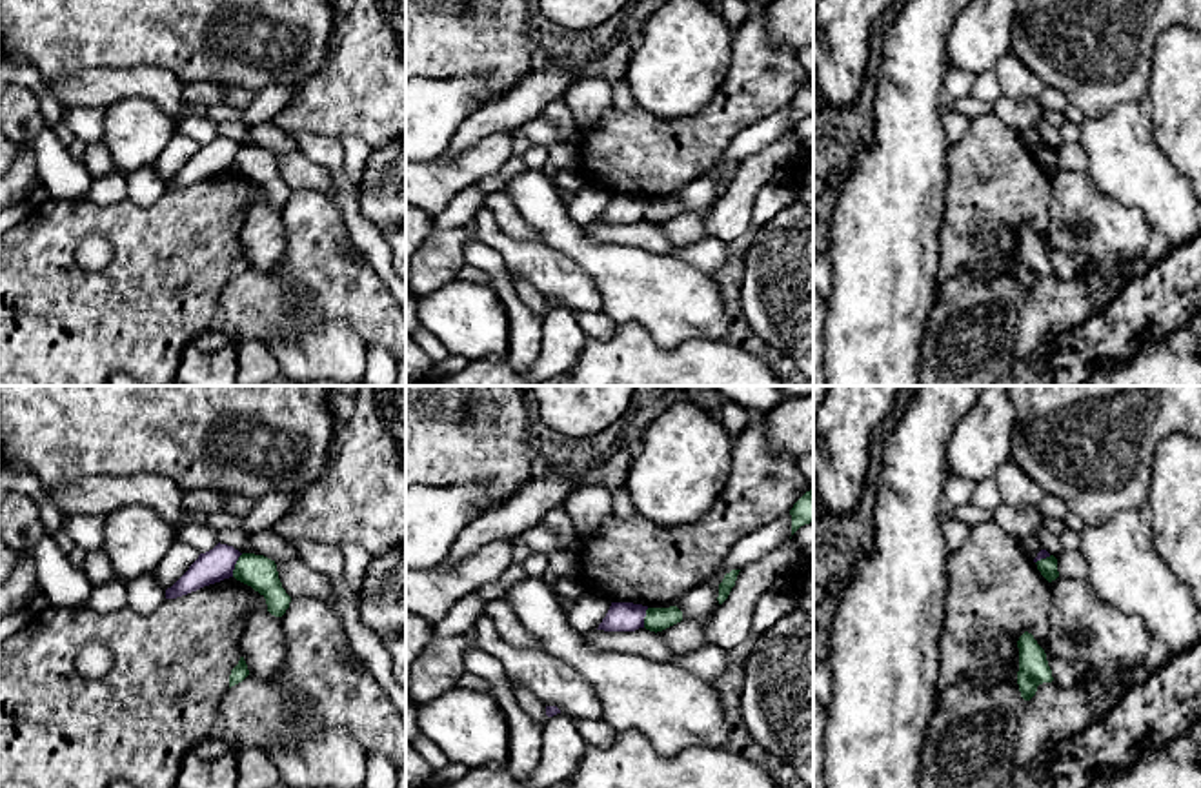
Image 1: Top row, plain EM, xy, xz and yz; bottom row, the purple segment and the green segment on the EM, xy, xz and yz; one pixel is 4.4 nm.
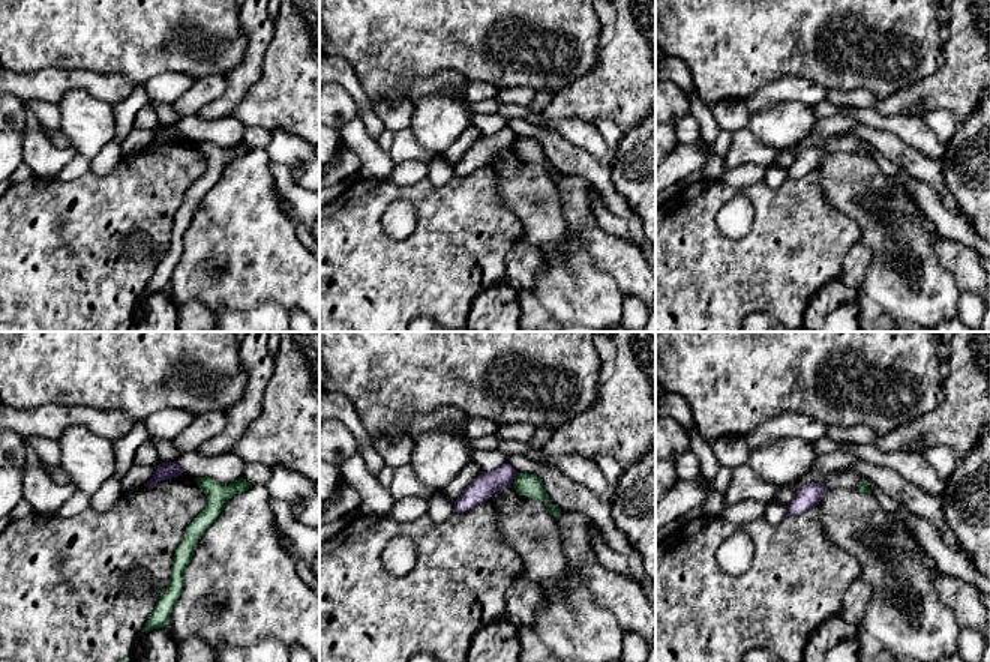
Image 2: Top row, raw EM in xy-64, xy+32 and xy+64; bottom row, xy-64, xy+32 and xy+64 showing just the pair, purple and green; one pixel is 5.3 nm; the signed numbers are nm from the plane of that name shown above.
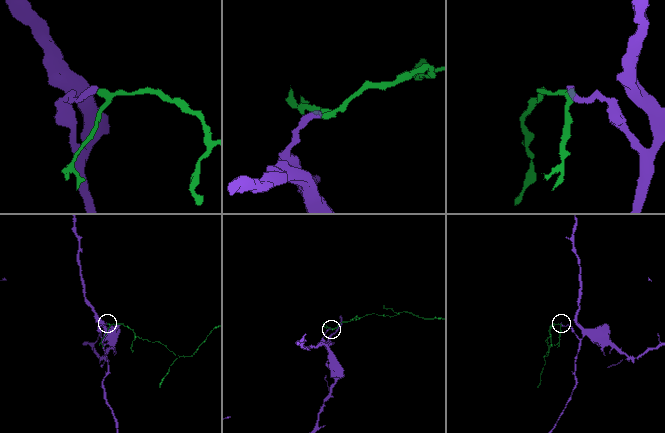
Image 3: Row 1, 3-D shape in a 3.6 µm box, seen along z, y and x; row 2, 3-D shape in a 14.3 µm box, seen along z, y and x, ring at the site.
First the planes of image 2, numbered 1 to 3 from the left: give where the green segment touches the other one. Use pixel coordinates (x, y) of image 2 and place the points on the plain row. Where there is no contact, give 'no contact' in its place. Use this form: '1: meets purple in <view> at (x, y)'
1: no contact
2: meets purple in xy+32 at (515, 140)
3: no contact

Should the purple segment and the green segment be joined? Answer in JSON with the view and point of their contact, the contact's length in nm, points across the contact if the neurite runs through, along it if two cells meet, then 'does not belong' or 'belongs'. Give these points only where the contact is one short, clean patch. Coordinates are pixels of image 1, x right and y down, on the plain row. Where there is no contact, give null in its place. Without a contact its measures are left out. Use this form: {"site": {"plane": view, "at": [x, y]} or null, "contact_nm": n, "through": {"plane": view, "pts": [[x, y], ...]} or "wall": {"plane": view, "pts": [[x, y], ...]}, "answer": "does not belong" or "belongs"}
{"site": {"plane": "xy", "at": [235, 155]}, "contact_nm": 120, "wall": {"plane": "xy", "pts": [[242, 146], [232, 168]]}, "answer": "does not belong"}

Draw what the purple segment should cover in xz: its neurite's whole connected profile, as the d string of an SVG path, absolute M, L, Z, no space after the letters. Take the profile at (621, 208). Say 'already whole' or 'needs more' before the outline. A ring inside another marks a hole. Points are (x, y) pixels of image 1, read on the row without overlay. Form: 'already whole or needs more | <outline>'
already whole | M611 195L606 209L597 222L604 224L635 224L644 220L648 198L633 195Z

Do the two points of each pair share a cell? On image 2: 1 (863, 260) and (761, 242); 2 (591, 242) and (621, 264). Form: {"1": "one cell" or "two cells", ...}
{"1": "two cells", "2": "one cell"}

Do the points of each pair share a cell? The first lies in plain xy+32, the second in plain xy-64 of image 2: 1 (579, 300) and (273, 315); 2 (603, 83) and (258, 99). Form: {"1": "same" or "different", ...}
{"1": "same", "2": "same"}

